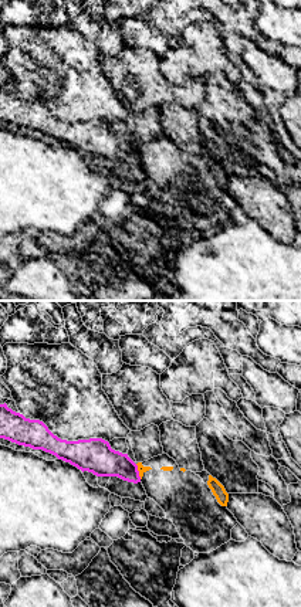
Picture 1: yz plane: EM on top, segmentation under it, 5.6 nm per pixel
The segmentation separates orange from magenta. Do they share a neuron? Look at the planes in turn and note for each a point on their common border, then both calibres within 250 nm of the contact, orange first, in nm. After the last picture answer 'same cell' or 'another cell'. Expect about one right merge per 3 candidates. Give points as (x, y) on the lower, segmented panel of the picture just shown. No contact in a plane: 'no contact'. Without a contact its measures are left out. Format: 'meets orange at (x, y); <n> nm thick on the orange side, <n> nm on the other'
meets orange at (138, 470); 50 nm thick on the orange side, 190 nm on the other

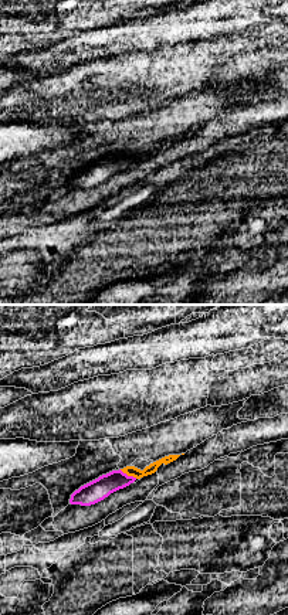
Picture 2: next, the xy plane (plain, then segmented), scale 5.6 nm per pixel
meets orange at (128, 475); 60 nm thick on the orange side, 120 nm on the other

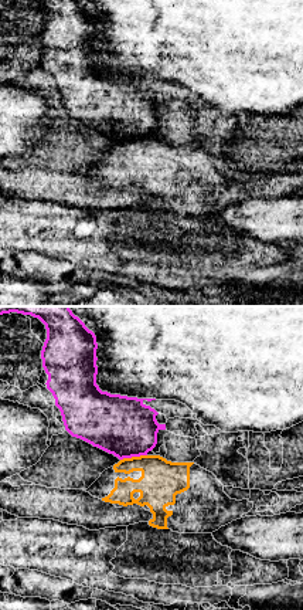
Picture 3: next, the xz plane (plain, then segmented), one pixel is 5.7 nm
meets orange at (133, 457); 240 nm thick on the orange side, 340 nm on the other

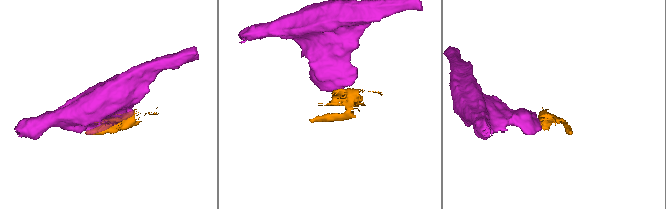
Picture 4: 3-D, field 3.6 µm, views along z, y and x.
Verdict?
another cell

